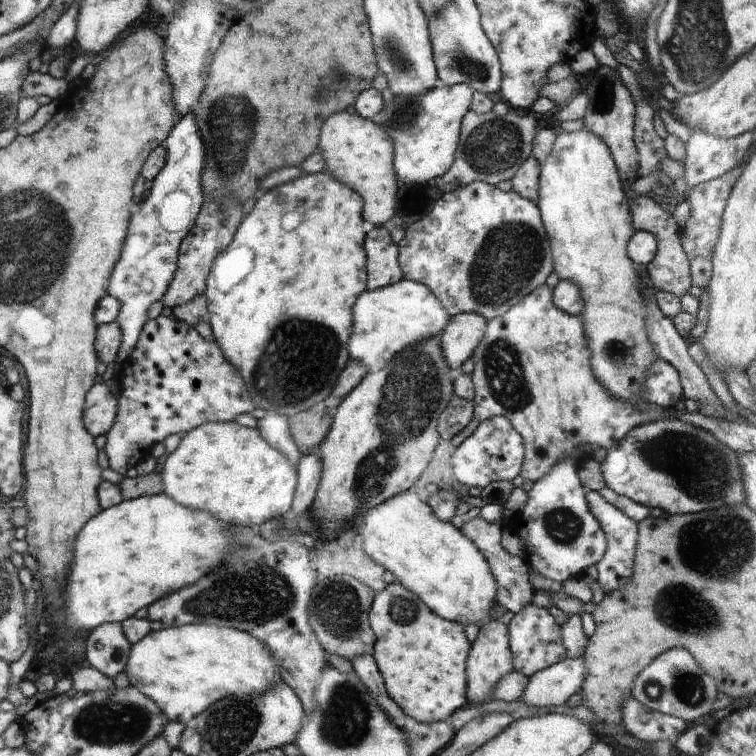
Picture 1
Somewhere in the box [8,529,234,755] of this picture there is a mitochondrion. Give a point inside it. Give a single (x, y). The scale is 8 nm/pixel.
(102, 723)

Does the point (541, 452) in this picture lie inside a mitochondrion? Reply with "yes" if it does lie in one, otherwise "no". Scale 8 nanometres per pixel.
no

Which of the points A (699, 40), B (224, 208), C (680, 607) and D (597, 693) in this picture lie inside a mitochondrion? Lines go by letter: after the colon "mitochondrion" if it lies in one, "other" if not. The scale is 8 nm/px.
A: mitochondrion
B: mitochondrion
C: mitochondrion
D: other

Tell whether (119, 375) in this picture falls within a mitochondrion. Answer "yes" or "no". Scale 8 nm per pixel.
no

